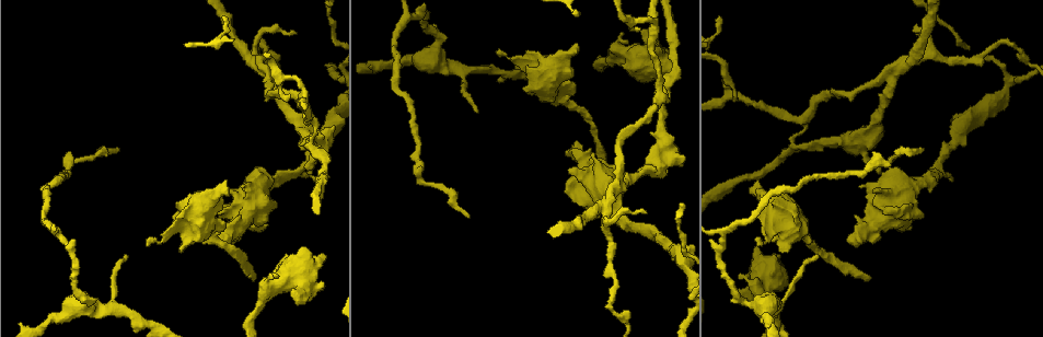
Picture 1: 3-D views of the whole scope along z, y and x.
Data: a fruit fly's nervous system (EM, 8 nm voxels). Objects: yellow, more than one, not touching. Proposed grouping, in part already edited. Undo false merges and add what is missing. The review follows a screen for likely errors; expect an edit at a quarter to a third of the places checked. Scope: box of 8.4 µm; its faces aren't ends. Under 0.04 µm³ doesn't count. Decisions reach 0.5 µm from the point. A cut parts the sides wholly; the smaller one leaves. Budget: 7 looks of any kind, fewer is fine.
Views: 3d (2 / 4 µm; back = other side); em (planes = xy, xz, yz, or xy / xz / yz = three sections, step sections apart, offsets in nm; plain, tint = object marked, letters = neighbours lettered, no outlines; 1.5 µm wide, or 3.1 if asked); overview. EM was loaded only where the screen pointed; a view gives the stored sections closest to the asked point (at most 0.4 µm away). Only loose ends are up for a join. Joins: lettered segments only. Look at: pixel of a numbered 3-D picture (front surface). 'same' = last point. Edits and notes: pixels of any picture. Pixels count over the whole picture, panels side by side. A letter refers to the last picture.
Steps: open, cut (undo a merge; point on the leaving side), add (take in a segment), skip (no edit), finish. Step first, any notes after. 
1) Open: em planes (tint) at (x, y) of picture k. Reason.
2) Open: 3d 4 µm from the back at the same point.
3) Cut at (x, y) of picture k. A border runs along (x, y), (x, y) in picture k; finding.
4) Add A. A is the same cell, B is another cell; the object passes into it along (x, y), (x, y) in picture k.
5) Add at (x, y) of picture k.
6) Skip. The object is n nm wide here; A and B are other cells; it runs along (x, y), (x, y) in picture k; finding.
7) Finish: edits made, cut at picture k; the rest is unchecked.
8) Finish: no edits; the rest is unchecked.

Open: 3d 4 µm at (256, 274) of picture 1. Tapers out.

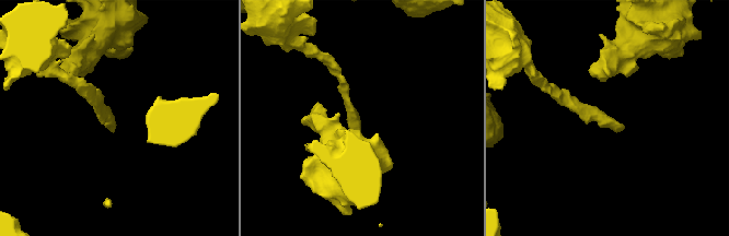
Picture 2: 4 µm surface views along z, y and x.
Open: em yz step 8 (tint) at (115, 122) of picture 2. Now the EM.

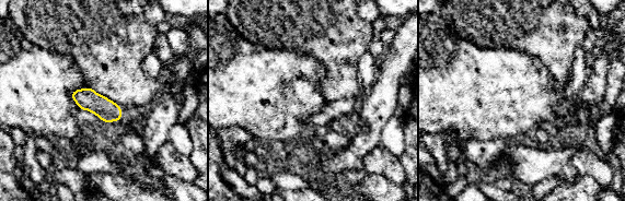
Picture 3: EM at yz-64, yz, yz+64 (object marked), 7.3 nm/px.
Open: em planes (letters) at the same point. Cut it another way.

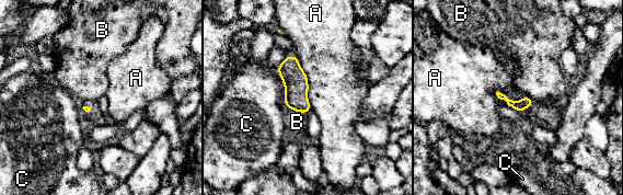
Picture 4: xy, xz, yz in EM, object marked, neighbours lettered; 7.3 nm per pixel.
Skip. A, B and C are other cells; a border runs along (296, 55), (307, 76), (311, 110) in picture 4; no lettered segment goes on from it.

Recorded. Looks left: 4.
Open: 3d 2 µm at (569, 168) of picture 1. Thin end.

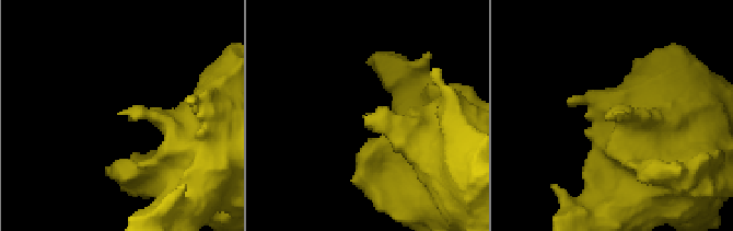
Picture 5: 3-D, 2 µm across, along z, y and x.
Open: em xz step 8 (letters) at (613, 116) of picture 5.

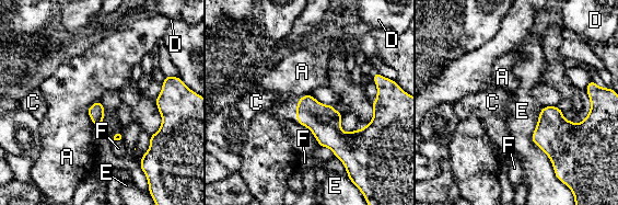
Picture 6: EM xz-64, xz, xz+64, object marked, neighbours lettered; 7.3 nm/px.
Add C. The longest contact is with E, 480 nm; C is the same cell, A, D, E and F are other cells; the object passes into it along (323, 121), (295, 111), (283, 107) in picture 6; it goes on there.

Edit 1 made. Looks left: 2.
Open: 3d 2 µm at (878, 173) of picture 1. Free end.

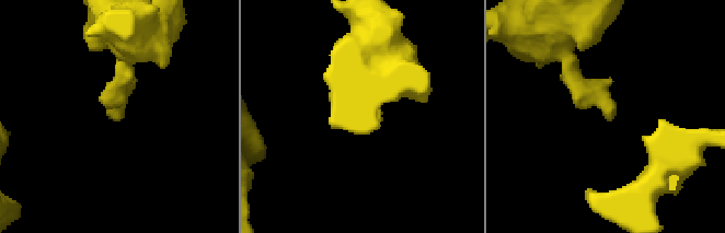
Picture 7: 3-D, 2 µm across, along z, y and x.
Open: em planes (letters) at (115, 116) of picture 7.

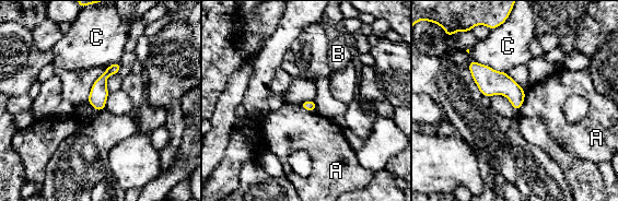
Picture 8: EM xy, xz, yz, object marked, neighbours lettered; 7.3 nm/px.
Skip. A, B and C are other cells; no lettered segment goes on from it.

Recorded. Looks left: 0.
Finish: edits made, add at picture 6; the rest is unchecked.

